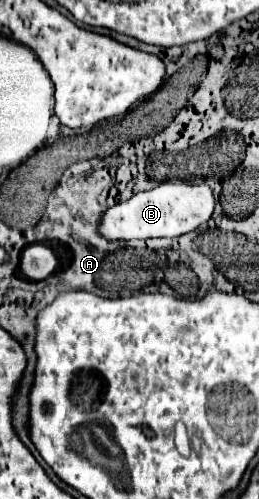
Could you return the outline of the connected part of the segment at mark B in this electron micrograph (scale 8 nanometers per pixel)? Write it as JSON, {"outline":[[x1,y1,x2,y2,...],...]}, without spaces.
{"outline":[[161,183,151,191,135,193,129,201,107,207,97,223,97,233,107,241,131,241,151,237,179,237,207,223,215,209,215,197,207,183]]}

